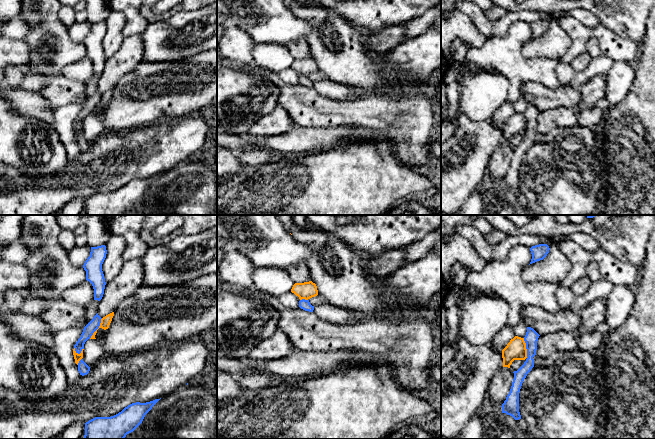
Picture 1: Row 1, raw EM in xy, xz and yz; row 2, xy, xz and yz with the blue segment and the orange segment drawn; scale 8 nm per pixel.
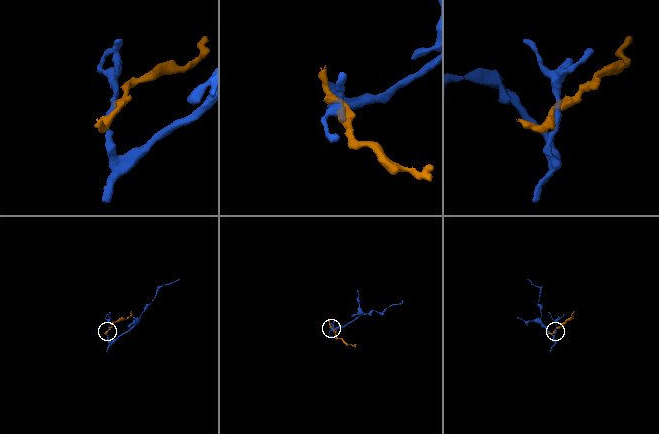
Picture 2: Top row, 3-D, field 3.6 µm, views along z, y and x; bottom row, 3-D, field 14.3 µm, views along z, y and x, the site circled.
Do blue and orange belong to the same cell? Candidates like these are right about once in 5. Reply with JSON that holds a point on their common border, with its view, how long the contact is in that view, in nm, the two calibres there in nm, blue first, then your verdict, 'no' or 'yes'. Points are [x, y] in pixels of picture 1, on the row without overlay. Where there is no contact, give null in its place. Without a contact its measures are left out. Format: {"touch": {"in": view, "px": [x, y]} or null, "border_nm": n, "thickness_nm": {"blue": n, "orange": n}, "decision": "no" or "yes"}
{"touch": {"in": "xy", "px": [98, 103]}, "border_nm": 200, "thickness_nm": {"blue": 90, "orange": 80}, "decision": "no"}

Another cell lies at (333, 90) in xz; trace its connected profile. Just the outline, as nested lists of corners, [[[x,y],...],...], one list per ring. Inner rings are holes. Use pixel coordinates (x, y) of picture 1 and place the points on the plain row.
[[[324,79],[314,82],[314,90],[333,100],[344,101],[359,97],[351,86]]]

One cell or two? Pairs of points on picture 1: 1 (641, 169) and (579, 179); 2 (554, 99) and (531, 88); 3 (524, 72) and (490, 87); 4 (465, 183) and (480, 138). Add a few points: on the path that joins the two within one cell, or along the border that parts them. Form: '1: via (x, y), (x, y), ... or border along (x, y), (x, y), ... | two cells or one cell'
1: border along (603, 165), (603, 193), (600, 197) | two cells
2: via (548, 98), (543, 98), (537, 94) | one cell
3: border along (485, 70), (496, 71), (508, 80), (507, 100) | two cells
4: via (465, 172), (467, 161), (476, 152), (476, 149) | one cell

